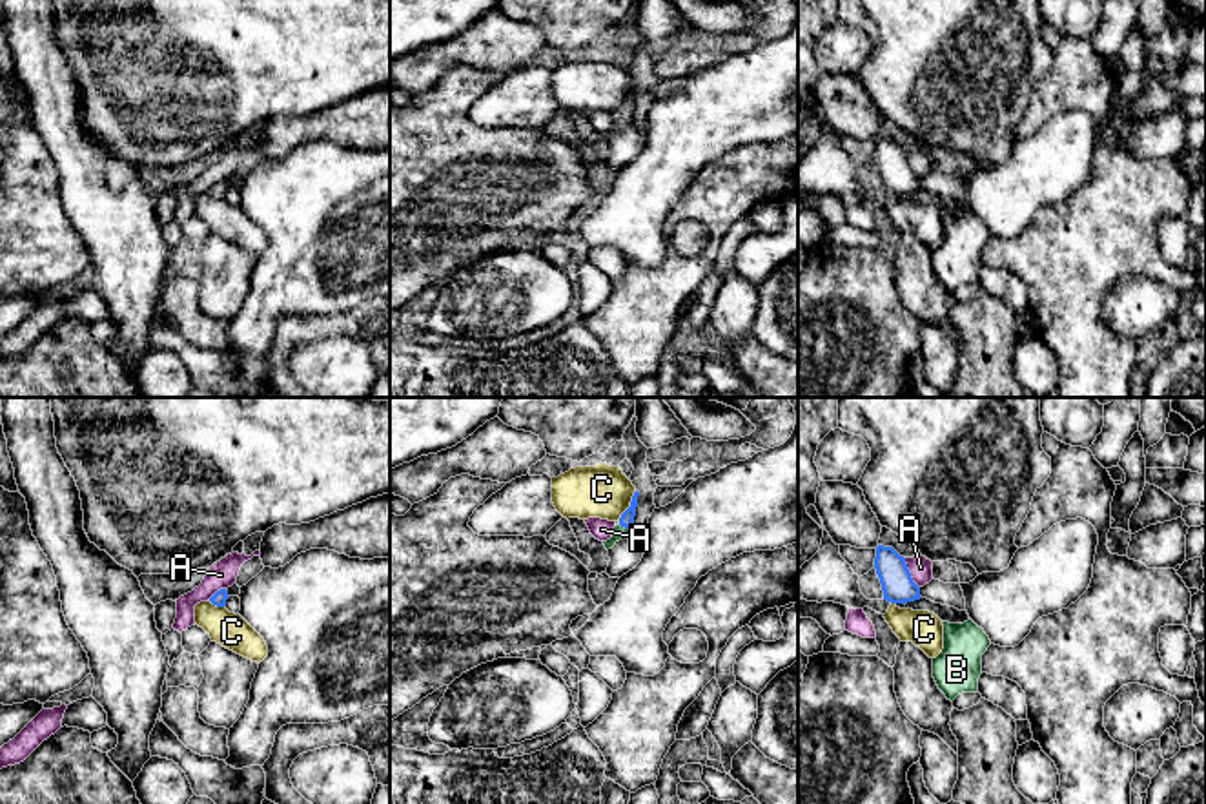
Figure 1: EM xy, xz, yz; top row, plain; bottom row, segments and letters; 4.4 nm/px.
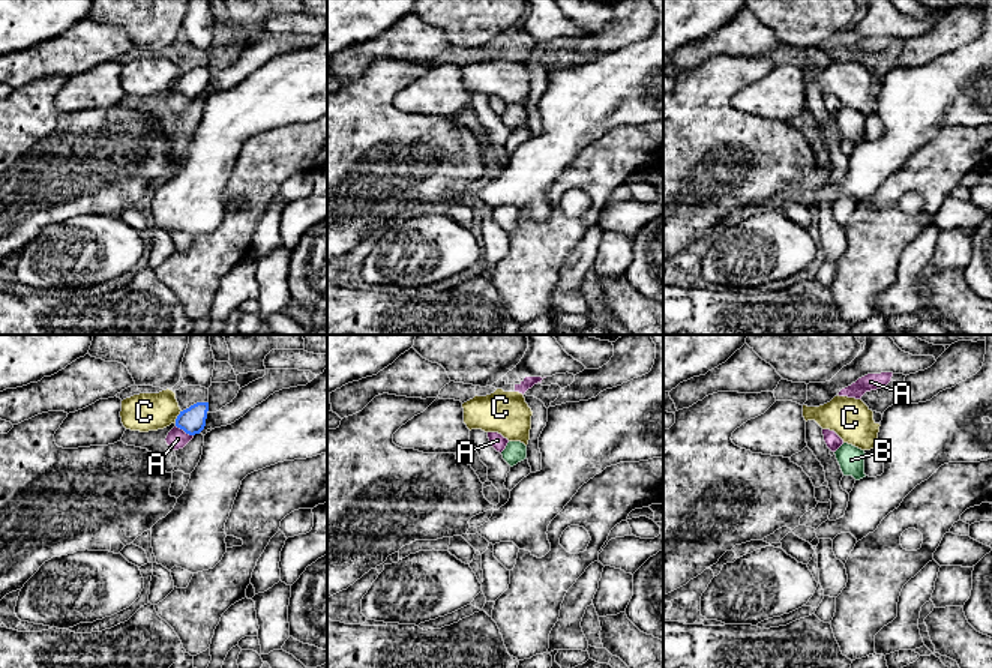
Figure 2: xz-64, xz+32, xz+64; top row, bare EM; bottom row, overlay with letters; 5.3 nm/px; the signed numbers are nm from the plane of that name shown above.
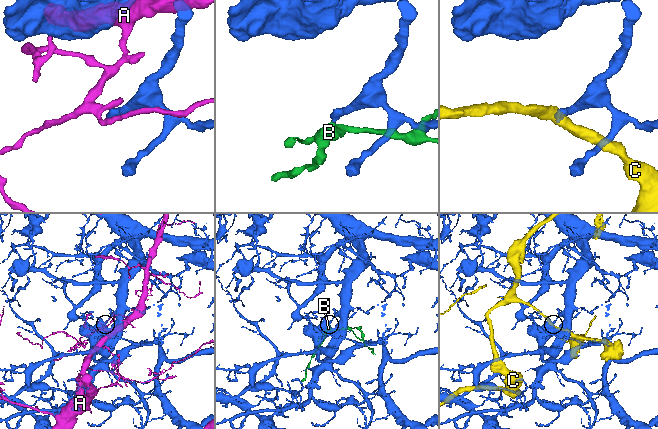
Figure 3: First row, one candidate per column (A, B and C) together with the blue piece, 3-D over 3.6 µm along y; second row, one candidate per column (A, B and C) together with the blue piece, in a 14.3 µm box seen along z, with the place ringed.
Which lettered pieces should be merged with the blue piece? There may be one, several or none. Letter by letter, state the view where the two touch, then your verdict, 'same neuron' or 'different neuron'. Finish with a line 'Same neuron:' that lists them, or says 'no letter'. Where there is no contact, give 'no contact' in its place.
A: yz | different neuron
B: xz | same neuron
C: xz | different neuron
Same neuron: B

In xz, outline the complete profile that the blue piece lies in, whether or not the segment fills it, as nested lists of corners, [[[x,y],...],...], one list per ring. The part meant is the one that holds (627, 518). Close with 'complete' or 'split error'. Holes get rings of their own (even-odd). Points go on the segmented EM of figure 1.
[[[636,490],[634,496],[632,496],[632,501],[630,501],[630,507],[616,521],[612,538],[603,541],[607,551],[612,549],[621,538],[630,534],[634,516],[636,516],[636,507],[638,507],[638,496],[639,496],[639,492]]]; split error

